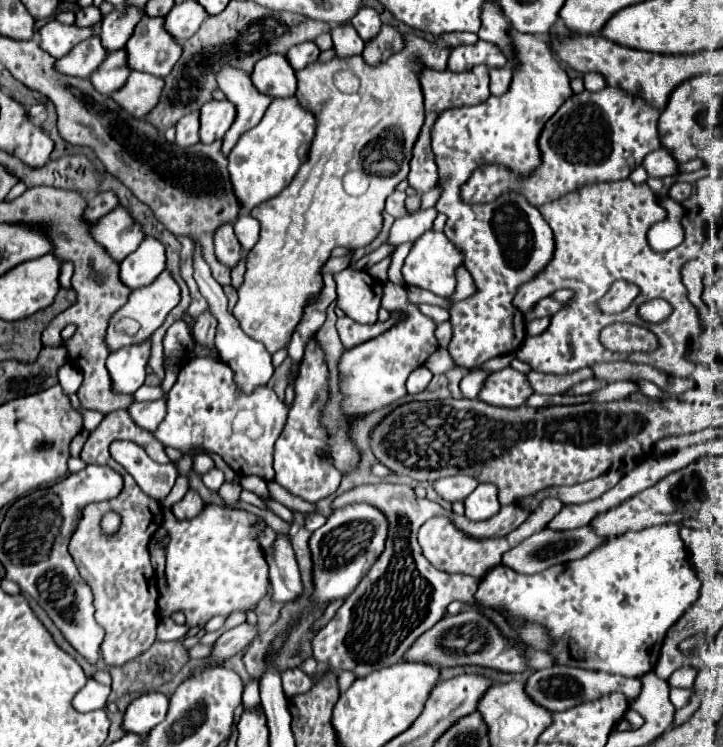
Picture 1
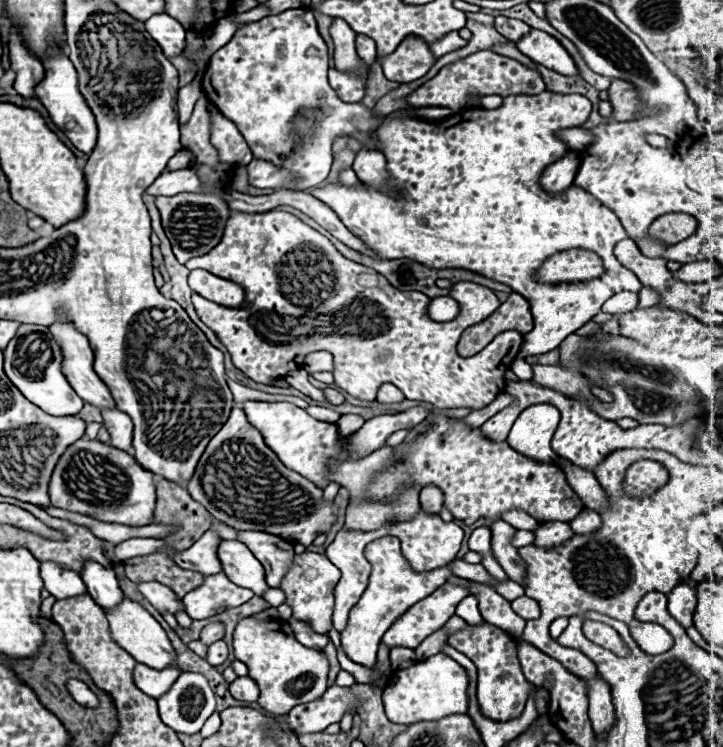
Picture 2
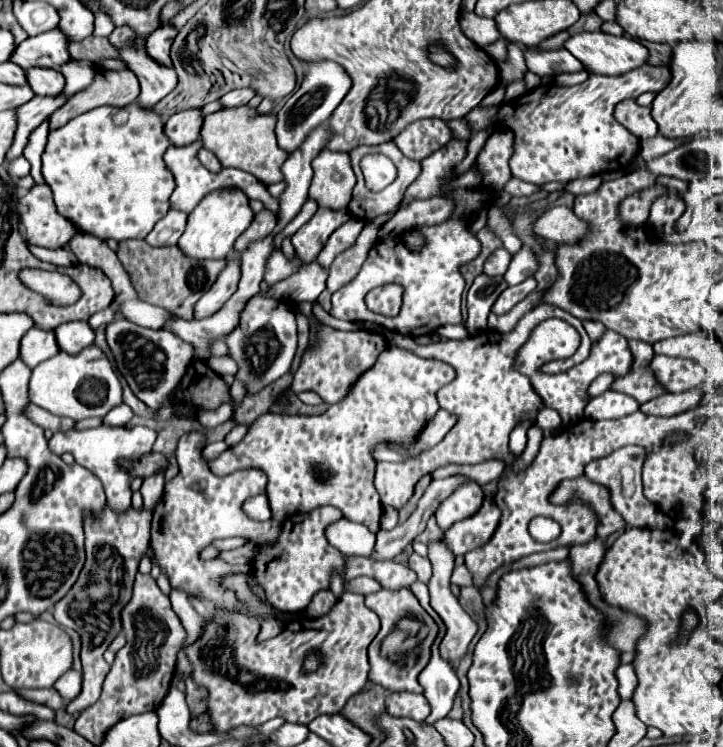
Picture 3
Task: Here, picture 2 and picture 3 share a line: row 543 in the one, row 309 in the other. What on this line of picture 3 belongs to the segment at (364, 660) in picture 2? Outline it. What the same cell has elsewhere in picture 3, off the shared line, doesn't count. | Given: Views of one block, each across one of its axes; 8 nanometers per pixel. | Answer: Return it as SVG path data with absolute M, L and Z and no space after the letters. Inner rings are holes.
M386 284L382 288L374 288L366 296L366 304L370 310L384 314L384 316L396 316L398 308L402 304L402 288L396 284Z

